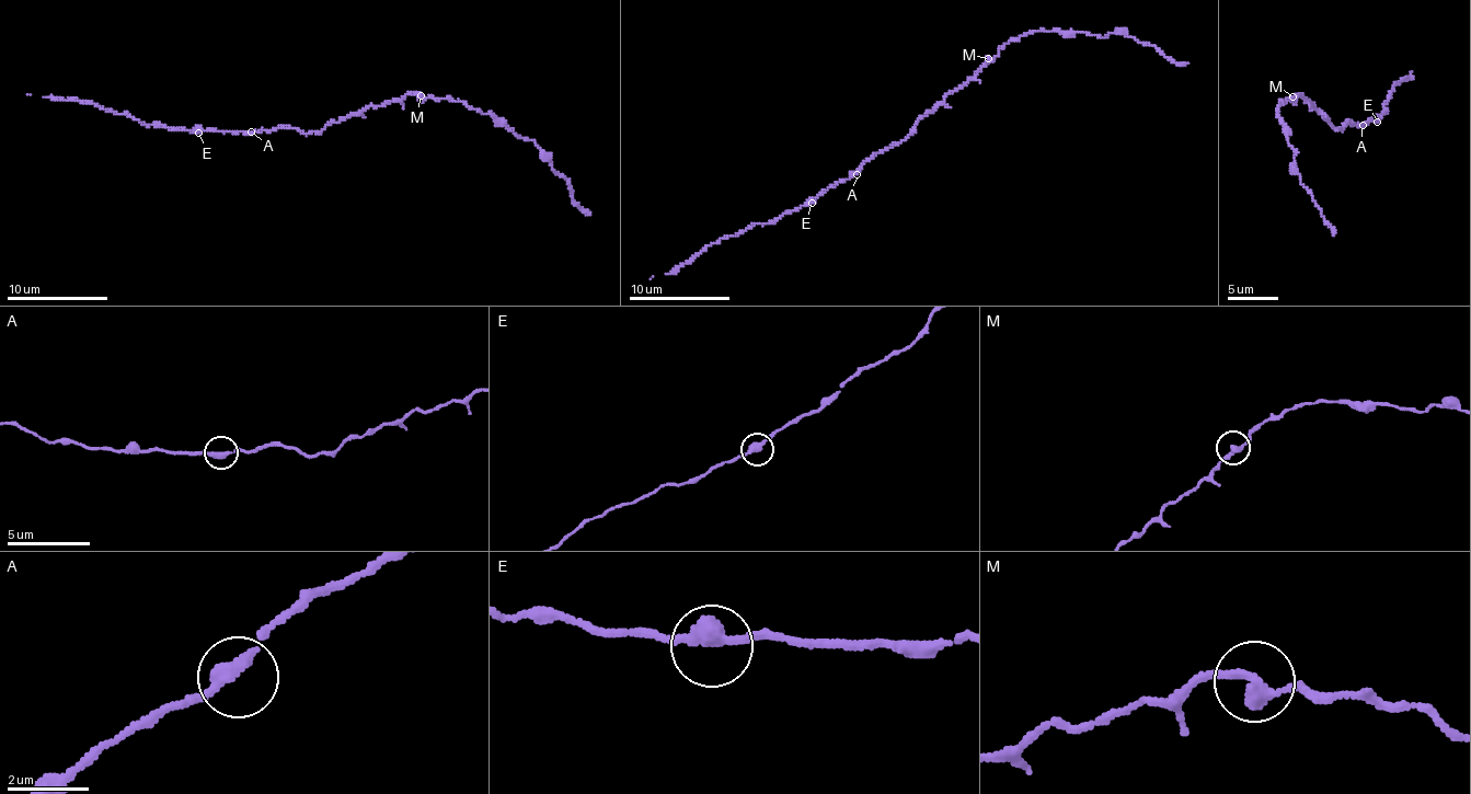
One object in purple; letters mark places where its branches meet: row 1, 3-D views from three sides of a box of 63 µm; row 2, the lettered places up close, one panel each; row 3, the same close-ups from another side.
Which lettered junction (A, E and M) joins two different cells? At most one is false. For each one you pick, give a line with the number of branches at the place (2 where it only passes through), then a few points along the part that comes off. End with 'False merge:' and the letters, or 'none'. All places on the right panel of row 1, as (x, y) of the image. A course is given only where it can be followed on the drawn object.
False merge: none

